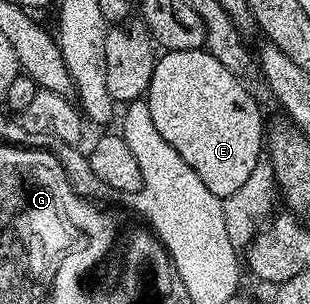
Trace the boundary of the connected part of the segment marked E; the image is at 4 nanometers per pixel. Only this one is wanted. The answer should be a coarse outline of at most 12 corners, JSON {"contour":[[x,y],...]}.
{"contour":[[202,48],[155,59],[164,142],[220,198],[264,154],[262,112]]}

